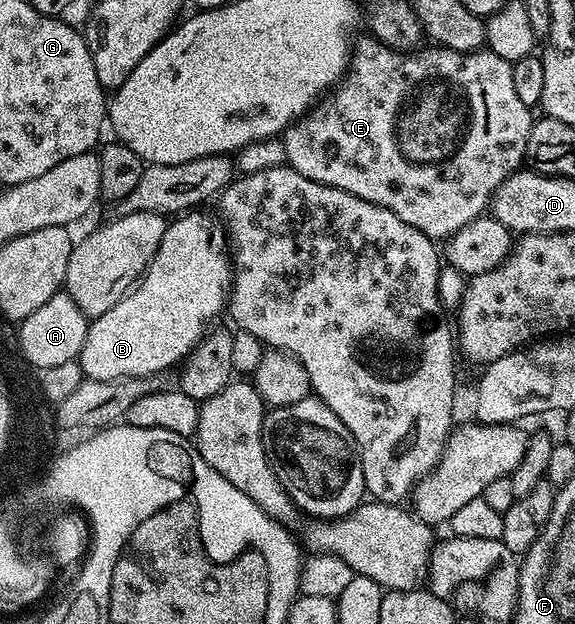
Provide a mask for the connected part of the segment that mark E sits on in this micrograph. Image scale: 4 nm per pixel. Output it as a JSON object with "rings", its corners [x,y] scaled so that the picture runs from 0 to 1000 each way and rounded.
{"rings":[[[650,59],[637,61],[638,63],[628,64],[626,69],[619,67],[616,71],[602,115],[597,125],[590,128],[581,144],[574,147],[572,157],[567,162],[550,163],[548,170],[543,171],[532,184],[527,184],[523,189],[513,192],[513,196],[508,197],[506,202],[492,212],[489,224],[494,232],[496,245],[499,247],[497,266],[510,269],[517,277],[523,277],[523,284],[537,284],[537,290],[551,290],[558,296],[584,300],[600,309],[614,309],[635,322],[642,322],[643,325],[652,325],[659,332],[677,335],[683,341],[690,341],[690,348],[697,348],[697,354],[704,354],[711,361],[718,361],[718,367],[732,367],[732,373],[739,373],[753,385],[776,386],[784,381],[784,377],[791,373],[795,367],[802,367],[812,361],[816,354],[835,349],[835,346],[838,346],[842,340],[849,337],[854,317],[857,317],[861,313],[861,304],[866,303],[890,277],[904,272],[904,269],[911,266],[913,250],[917,245],[917,221],[923,212],[923,199],[927,196],[925,173],[917,171],[913,168],[913,162],[906,162],[903,157],[899,157],[899,147],[896,147],[892,138],[892,111],[889,109],[889,103],[880,101],[880,98],[871,91],[864,91],[864,85],[857,85],[856,82],[845,79],[835,79],[830,82],[790,82],[779,75],[767,75],[762,72],[743,72],[734,79],[723,79],[710,85],[706,82],[687,82],[680,75],[673,75],[670,71],[661,69],[659,64]]]}

